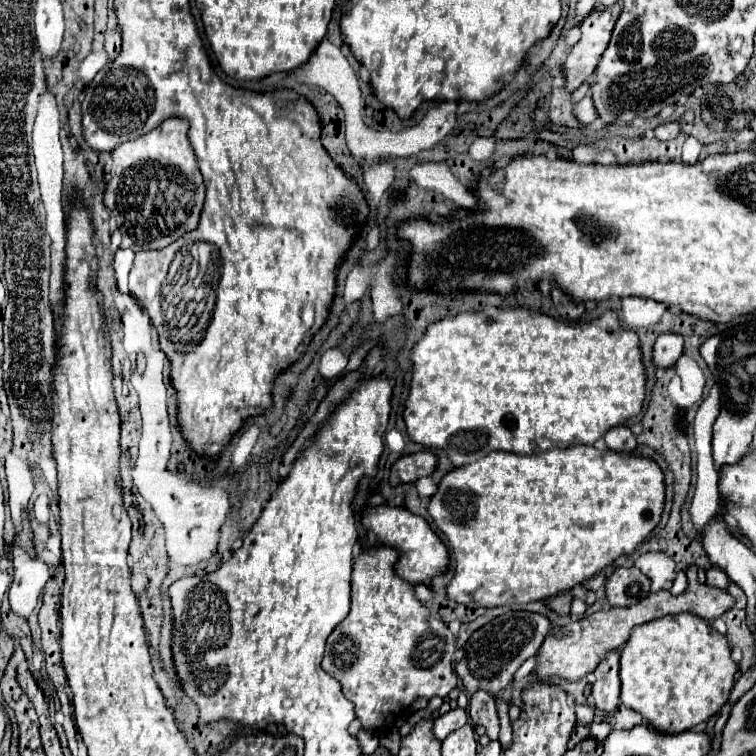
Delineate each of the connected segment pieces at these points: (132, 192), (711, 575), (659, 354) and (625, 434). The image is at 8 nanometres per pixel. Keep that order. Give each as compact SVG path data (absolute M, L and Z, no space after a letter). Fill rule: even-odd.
M168 118L138 140L112 150L112 176L104 204L122 232L122 248L160 250L198 226L204 188L198 186L196 156L188 142L188 120Z
M710 568L710 570L706 572L706 584L708 584L708 586L716 586L716 588L720 588L720 590L728 590L730 578L726 576L724 570L720 570L720 568Z
M666 332L658 336L656 346L654 346L654 364L660 368L670 368L676 364L676 360L684 352L684 340L682 336L674 332Z
M616 426L606 432L604 442L614 452L634 452L636 448L636 436L628 426Z

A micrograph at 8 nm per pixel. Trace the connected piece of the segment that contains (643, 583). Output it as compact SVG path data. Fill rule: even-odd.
M636 566L616 568L606 582L606 600L610 606L634 606L650 592L650 580Z

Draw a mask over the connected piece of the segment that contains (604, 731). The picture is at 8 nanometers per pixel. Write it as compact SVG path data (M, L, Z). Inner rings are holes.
M592 722L592 726L590 726L590 736L592 736L594 740L598 740L598 742L604 742L606 736L610 734L610 730L612 730L612 726L610 726L608 722Z

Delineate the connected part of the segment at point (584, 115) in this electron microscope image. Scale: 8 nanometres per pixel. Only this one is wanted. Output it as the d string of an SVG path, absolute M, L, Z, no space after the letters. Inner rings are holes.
M588 94L586 98L582 98L576 106L574 106L574 116L578 118L578 122L583 125L583 129L590 122L594 122L598 116L596 116L596 110L594 110L594 104L592 104L592 96Z

